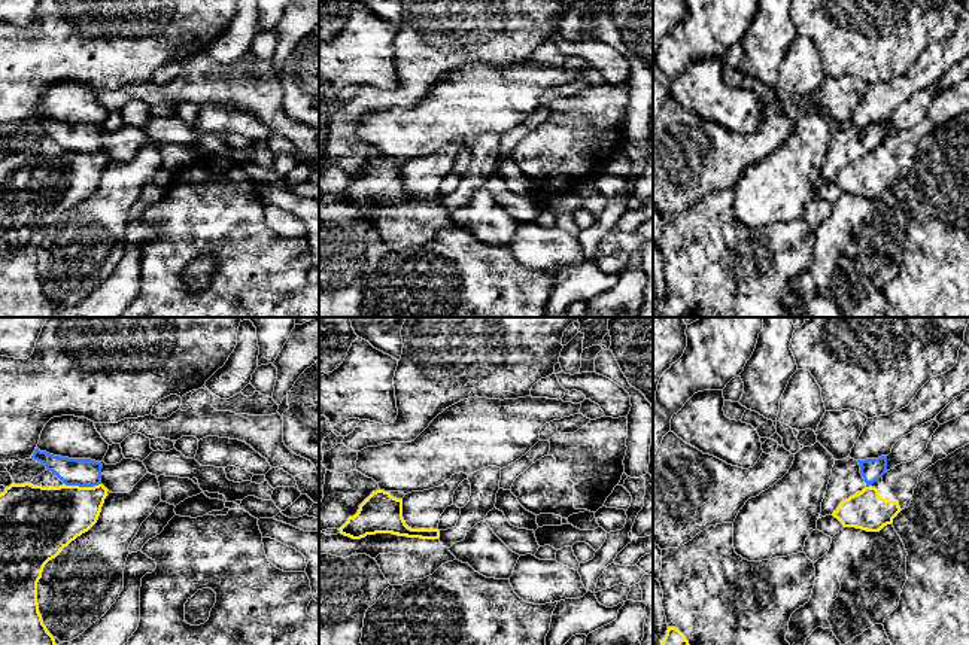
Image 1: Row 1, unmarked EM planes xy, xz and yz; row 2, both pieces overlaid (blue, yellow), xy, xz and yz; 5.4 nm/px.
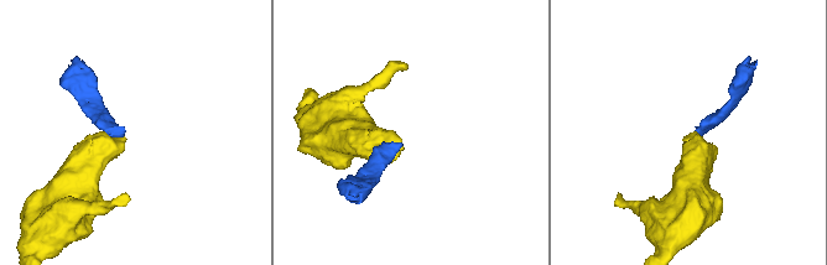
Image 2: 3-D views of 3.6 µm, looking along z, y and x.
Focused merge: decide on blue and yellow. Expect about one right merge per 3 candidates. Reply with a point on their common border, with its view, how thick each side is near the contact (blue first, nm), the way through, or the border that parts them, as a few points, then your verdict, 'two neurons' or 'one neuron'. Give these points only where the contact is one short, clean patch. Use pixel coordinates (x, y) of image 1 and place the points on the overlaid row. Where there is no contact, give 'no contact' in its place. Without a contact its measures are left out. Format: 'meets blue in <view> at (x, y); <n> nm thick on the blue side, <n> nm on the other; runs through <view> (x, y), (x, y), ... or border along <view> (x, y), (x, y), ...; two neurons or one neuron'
meets blue in xy at (82, 486); 160 nm thick on the blue side, 340 nm on the other; border along xy (64, 483), (76, 486), (100, 484); two neurons

